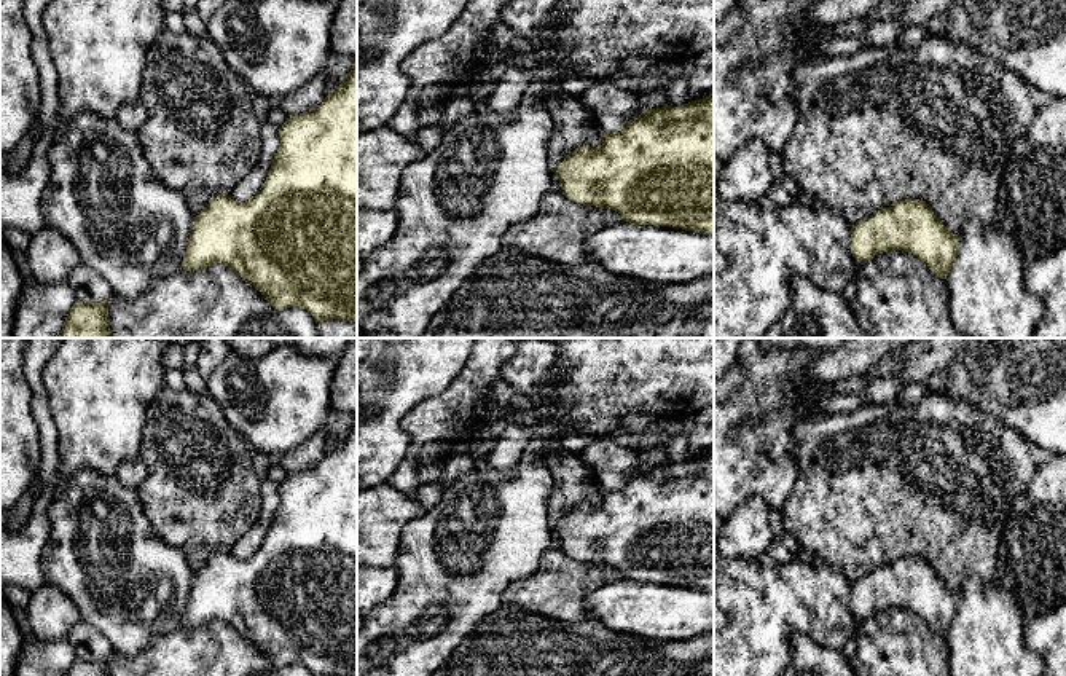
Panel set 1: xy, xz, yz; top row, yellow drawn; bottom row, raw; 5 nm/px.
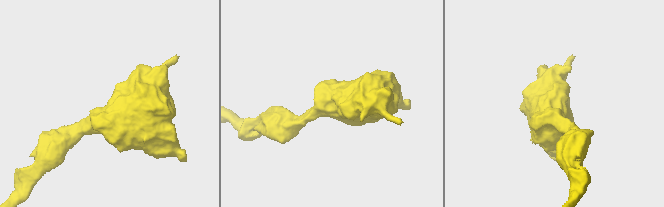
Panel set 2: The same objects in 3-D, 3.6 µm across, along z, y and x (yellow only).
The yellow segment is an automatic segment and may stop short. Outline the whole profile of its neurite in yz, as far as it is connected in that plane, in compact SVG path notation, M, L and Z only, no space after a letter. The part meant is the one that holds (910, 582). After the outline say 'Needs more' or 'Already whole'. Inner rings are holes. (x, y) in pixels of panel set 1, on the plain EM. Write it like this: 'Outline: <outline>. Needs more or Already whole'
Outline: M899 556L851 585L851 611L859 620L891 607L913 611L940 636L946 636L956 617L958 592L953 592L923 556Z. Already whole

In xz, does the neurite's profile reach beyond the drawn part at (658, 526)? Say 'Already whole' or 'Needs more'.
Already whole

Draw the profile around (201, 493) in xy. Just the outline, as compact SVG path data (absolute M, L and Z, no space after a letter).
M163 387L150 402L140 458L147 478L137 488L143 512L159 537L185 553L198 572L210 556L231 552L260 518L260 489L272 458L253 448L209 394Z

